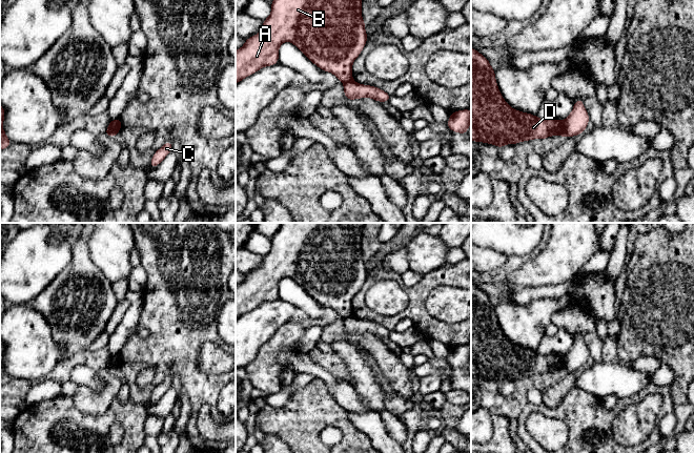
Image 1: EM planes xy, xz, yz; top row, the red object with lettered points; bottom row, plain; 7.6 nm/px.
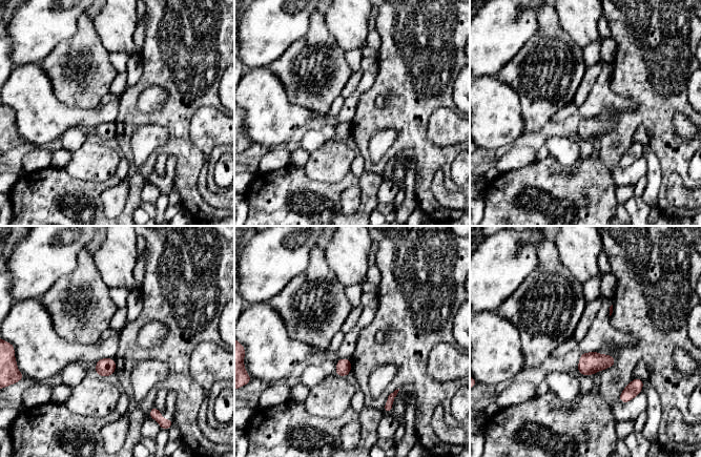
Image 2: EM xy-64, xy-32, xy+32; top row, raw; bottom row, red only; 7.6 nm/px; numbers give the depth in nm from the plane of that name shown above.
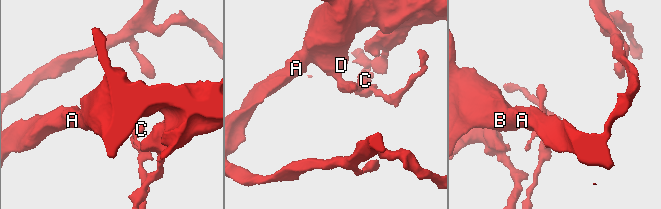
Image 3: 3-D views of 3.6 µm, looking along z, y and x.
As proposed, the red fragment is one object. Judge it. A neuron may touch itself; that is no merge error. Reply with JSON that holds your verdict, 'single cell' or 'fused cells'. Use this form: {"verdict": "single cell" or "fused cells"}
{"verdict": "fused cells"}

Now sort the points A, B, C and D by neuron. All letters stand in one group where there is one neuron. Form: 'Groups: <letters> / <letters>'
Groups: A B D / C

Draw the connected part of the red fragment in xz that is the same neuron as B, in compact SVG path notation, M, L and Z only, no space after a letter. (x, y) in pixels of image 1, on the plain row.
M281 223L279 230L271 236L271 249L263 256L262 265L256 270L245 275L245 280L236 286L236 320L253 310L265 302L271 302L279 298L279 284L285 276L295 281L314 301L323 307L332 308L341 317L345 318L352 315L352 298L361 290L368 270L365 267L365 261L362 253L362 230L364 223Z

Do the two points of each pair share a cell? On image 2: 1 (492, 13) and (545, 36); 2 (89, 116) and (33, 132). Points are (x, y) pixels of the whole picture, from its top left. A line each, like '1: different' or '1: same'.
1: different
2: same

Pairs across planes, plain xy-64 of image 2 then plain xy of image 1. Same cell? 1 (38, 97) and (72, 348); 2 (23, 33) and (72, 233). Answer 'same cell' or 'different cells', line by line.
1: different cells
2: same cell

